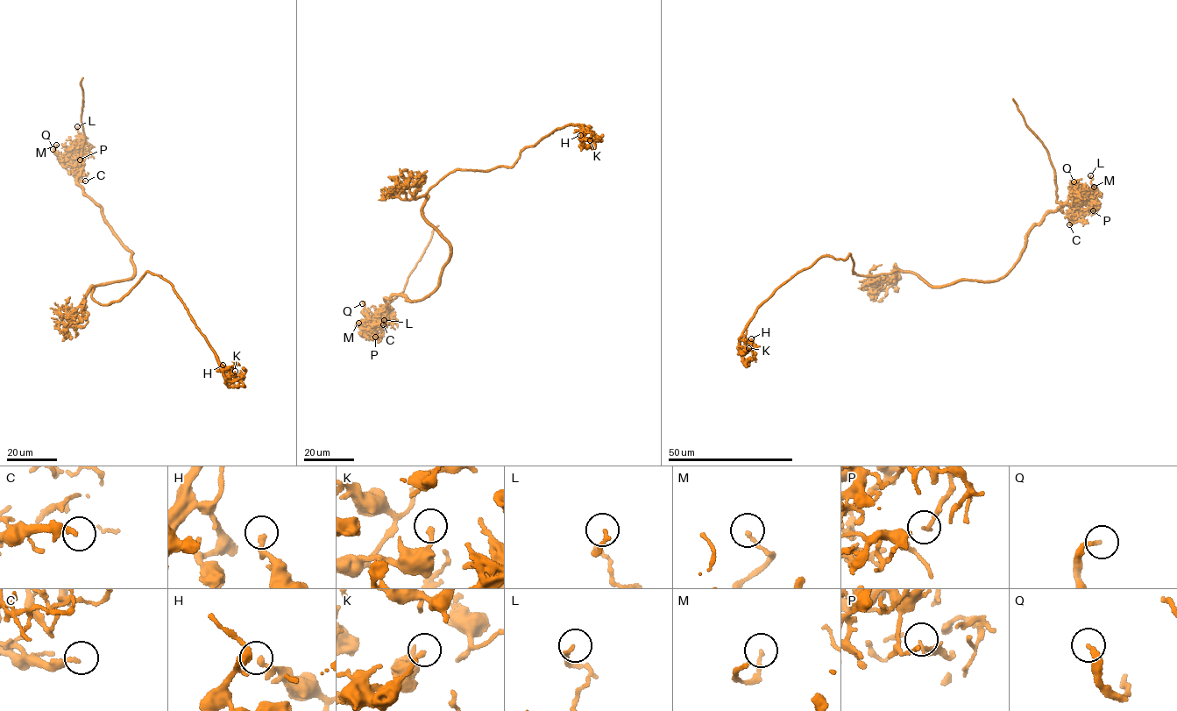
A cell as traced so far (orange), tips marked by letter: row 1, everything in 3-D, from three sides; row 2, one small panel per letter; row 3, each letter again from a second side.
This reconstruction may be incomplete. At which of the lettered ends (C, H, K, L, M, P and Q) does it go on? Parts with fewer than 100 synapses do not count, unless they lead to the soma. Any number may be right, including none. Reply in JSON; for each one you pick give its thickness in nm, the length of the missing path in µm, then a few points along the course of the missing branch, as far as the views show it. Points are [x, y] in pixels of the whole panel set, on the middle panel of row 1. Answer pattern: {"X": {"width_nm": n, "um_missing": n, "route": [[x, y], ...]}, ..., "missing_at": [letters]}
{"missing_at": []}

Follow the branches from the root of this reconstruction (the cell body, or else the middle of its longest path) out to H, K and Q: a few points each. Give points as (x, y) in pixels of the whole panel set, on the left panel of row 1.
H: (103, 284), (94, 286), (91, 295), (105, 305), (147, 272), (170, 282), (229, 385), (230, 369), (223, 365)
K: (103, 284), (94, 286), (91, 295), (105, 305), (147, 272), (170, 282), (228, 385), (226, 376), (235, 371)
Q: (103, 284), (131, 277), (134, 252), (123, 246), (100, 207), (80, 186), (81, 163), (65, 164), (53, 149)

